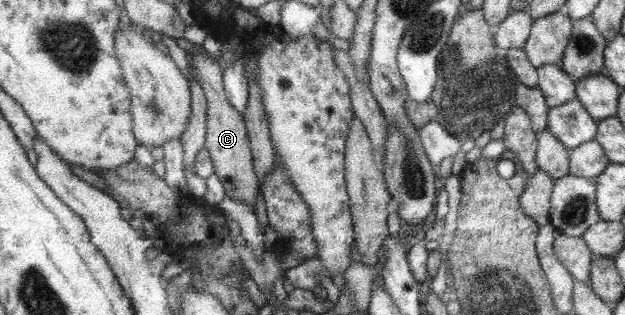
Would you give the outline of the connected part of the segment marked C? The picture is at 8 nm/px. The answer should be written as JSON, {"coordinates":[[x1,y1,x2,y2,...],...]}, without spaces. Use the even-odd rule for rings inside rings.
{"coordinates":[[200,53,188,55,188,63,196,69,197,79,207,98,207,133,204,149,210,153,214,174,220,179,227,197,243,202,255,211,260,180,257,178,256,165,253,163,252,144,249,143,244,115,236,110,229,98,226,98,227,94,224,94,220,64]]}

